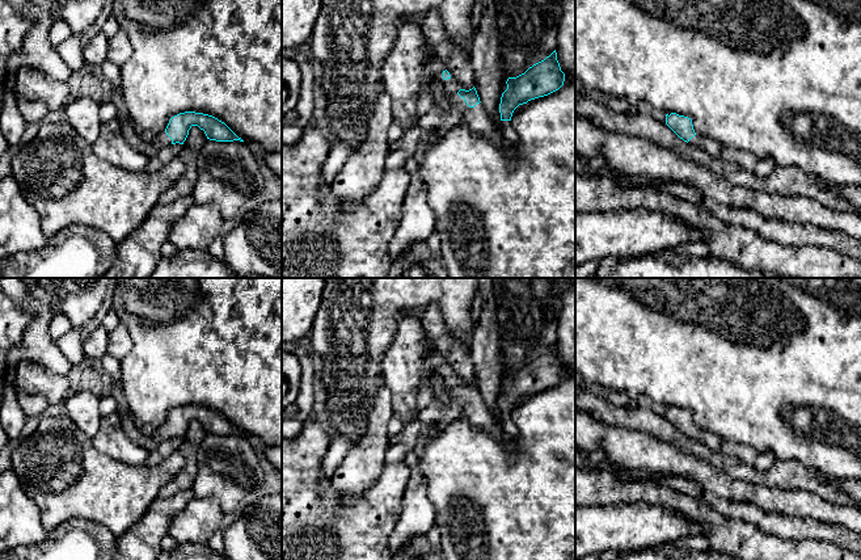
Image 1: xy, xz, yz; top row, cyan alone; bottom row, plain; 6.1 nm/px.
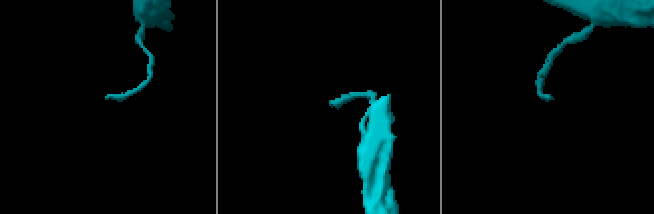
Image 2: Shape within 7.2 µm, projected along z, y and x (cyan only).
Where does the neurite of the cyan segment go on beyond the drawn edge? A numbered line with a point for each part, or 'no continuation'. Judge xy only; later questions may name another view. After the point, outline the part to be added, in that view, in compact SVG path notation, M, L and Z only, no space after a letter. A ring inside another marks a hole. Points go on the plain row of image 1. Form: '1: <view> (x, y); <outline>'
1: xy (129, 426); M130 412L127 413L121 413L121 422L122 422L122 429L124 434L135 443L145 447L148 451L157 450L159 446L165 442L172 439L172 433L166 429L166 426L161 426L156 433L153 433L151 437L145 437L142 434L134 421L134 416Z

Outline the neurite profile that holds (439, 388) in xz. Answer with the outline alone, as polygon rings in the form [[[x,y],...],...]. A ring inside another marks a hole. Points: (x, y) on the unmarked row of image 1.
[[[432,370],[430,371],[430,380],[435,396],[443,403],[450,401],[451,395],[448,392],[447,386],[444,384],[443,375]]]

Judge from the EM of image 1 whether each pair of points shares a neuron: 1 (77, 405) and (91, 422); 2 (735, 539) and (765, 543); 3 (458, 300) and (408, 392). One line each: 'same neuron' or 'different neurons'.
1: same neuron
2: same neuron
3: different neurons

